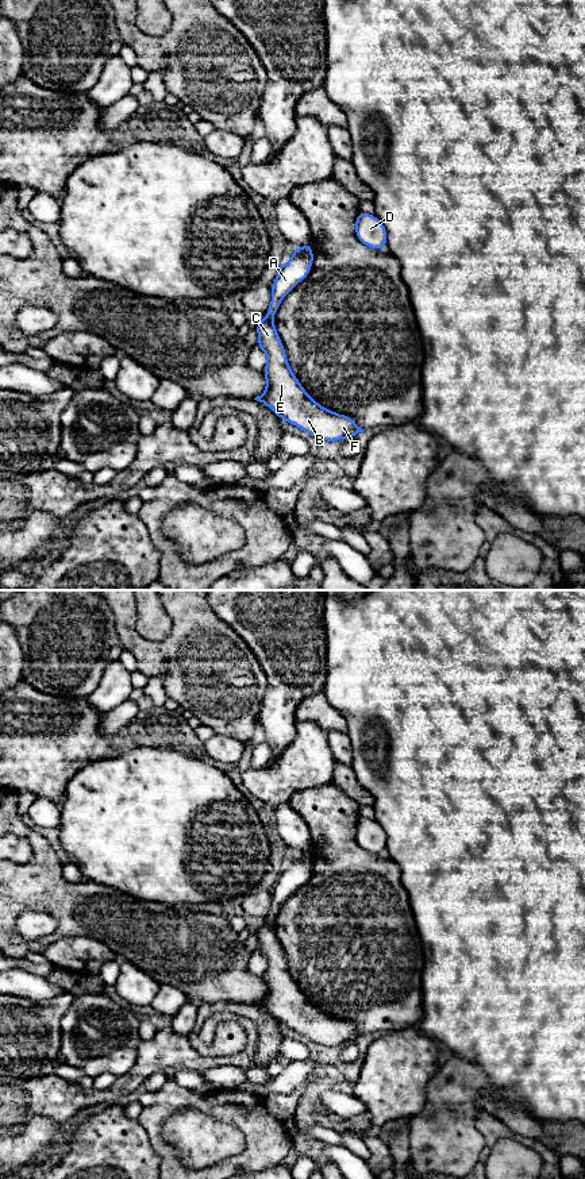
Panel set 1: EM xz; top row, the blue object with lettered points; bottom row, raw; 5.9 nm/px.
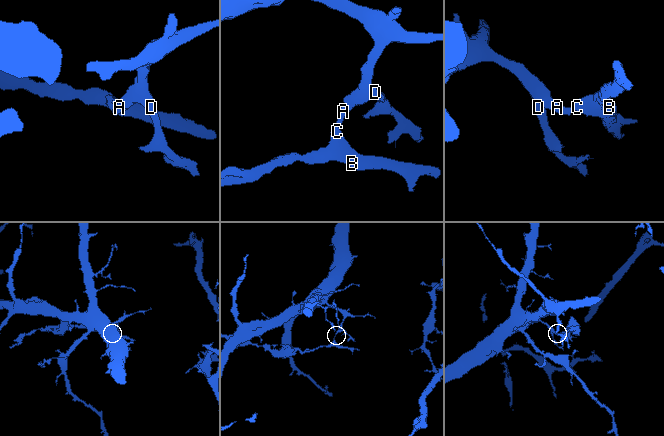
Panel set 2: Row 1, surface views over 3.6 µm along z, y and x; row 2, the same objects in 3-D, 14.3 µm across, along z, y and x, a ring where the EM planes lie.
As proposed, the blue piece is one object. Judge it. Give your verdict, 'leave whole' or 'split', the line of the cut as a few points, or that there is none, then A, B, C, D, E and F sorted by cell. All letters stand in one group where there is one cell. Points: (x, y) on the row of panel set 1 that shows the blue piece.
split | xz (265, 318), (272, 322) | A D / B C E F

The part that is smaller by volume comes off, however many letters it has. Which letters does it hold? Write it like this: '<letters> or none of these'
B, C, E, F

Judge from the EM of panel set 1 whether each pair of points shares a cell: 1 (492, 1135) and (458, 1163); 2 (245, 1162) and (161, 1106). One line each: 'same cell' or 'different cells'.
1: different cells
2: same cell

